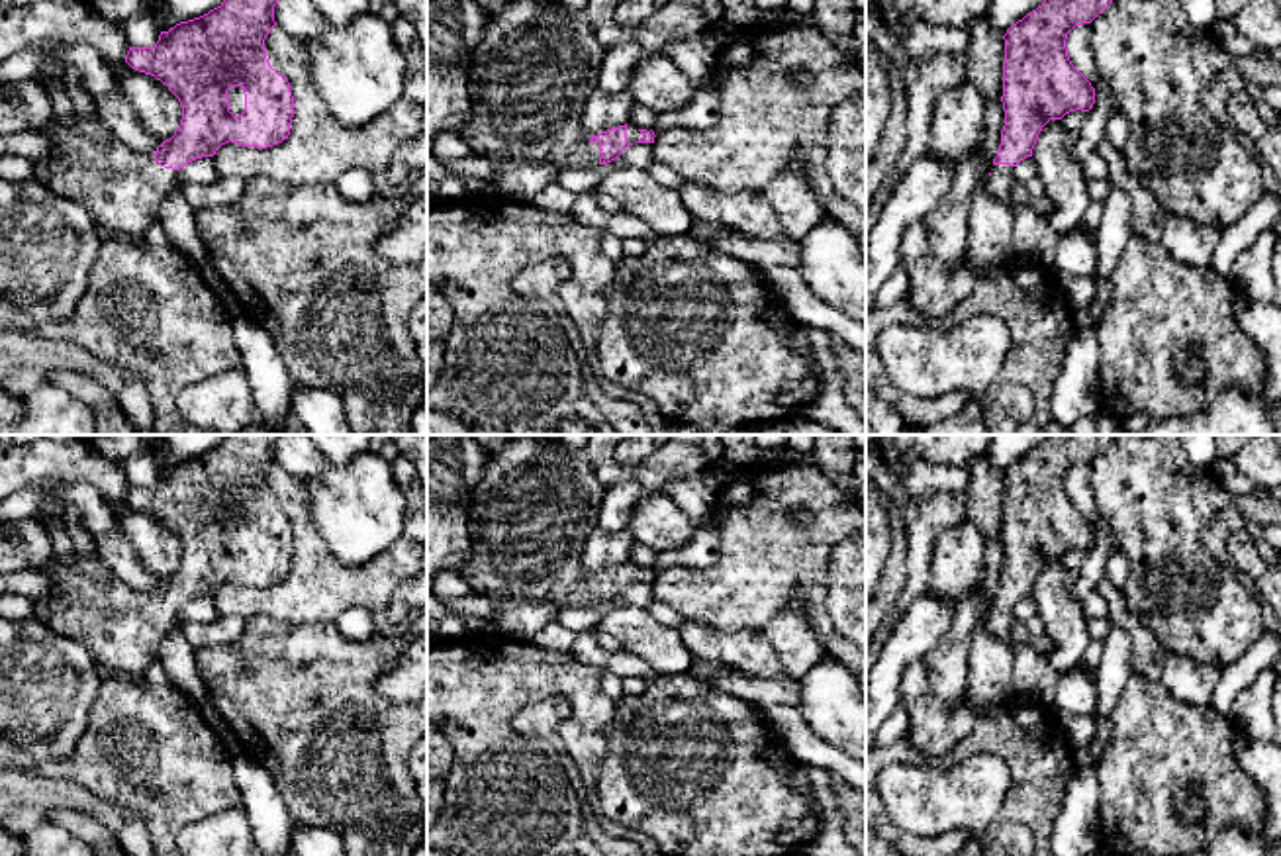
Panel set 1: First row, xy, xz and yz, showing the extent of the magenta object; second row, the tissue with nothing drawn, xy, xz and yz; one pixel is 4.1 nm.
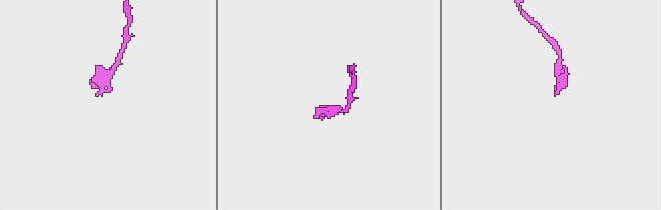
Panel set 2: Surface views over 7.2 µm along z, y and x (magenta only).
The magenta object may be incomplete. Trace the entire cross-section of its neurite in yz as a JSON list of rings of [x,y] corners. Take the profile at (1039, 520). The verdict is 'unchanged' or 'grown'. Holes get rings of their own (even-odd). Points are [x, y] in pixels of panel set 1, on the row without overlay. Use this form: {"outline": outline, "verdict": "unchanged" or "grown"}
{"outline": [[[1048,435],[1003,474],[1005,564],[983,637],[1009,642],[1015,605],[1032,595],[1042,566],[1069,550],[1093,547],[1095,527],[1071,503],[1066,478],[1075,464],[1091,462],[1113,437]]], "verdict": "grown"}

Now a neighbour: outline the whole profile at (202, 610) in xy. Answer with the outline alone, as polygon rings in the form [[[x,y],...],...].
[[[202,595],[192,601],[188,601],[184,607],[178,609],[178,617],[184,623],[212,623],[219,617],[217,607],[214,603],[212,595]]]

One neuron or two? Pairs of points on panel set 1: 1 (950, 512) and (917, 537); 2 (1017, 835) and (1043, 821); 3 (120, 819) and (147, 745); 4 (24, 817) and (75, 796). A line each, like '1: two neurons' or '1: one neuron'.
1: one neuron
2: two neurons
3: two neurons
4: one neuron

